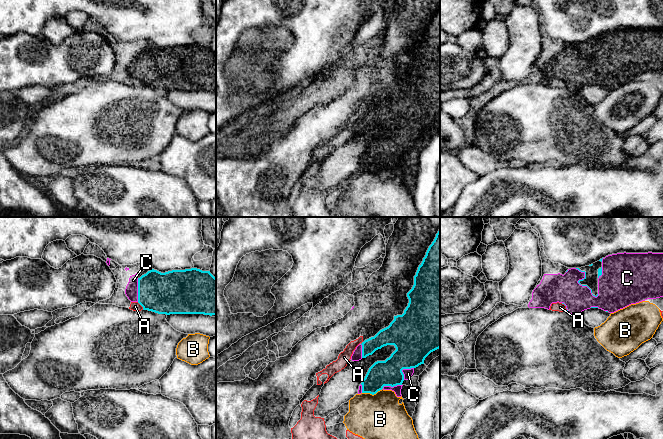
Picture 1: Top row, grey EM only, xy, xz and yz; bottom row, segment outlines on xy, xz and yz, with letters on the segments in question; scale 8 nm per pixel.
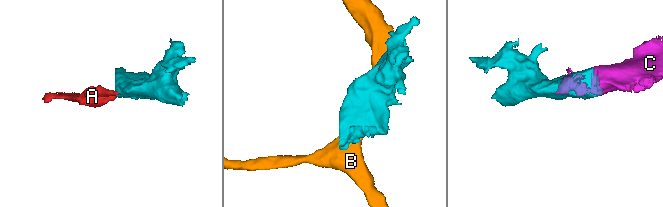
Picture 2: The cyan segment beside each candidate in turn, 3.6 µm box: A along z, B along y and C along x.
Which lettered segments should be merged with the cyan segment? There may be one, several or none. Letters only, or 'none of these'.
C

